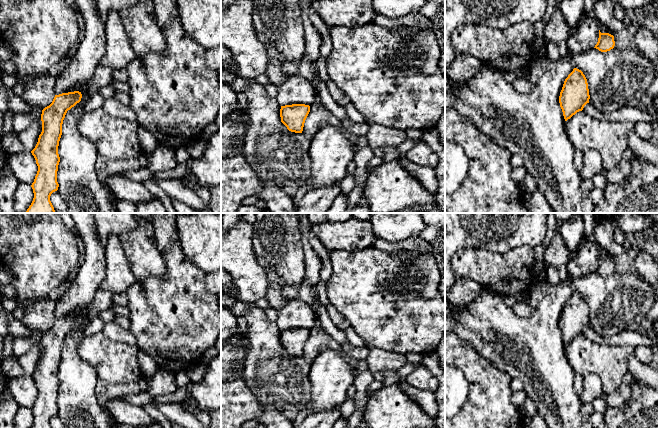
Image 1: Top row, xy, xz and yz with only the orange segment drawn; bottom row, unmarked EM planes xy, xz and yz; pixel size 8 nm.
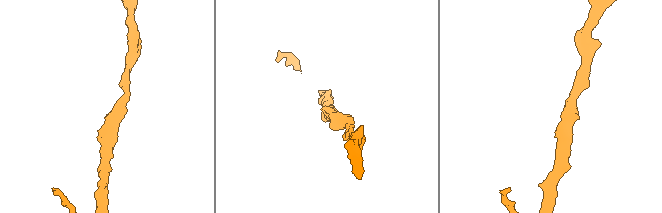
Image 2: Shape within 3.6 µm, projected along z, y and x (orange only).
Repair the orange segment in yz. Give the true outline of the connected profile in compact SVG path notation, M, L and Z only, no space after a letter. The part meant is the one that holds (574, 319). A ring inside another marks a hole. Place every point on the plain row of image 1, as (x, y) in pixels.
M574 292L565 303L559 320L565 345L582 335L584 330L589 327L589 323L587 303L581 294Z

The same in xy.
M79 315L55 319L52 327L42 334L42 356L35 372L31 375L38 395L31 411L34 422L31 428L52 428L50 420L58 414L57 395L60 386L58 378L62 359L62 348L68 334L81 325Z

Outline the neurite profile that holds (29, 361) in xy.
M38 342L27 353L18 358L18 362L26 375L31 376L35 372L41 356L42 345L41 342Z

